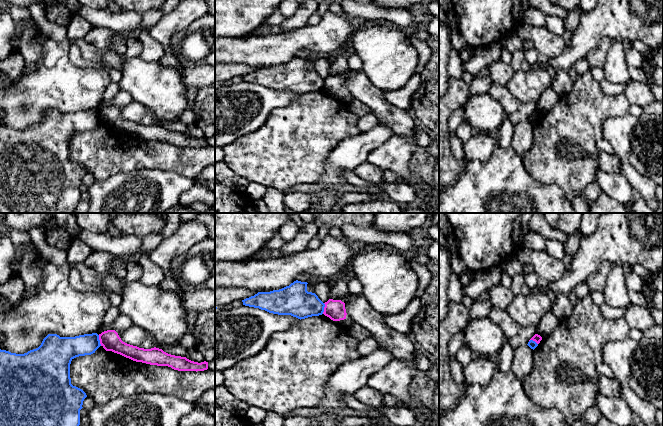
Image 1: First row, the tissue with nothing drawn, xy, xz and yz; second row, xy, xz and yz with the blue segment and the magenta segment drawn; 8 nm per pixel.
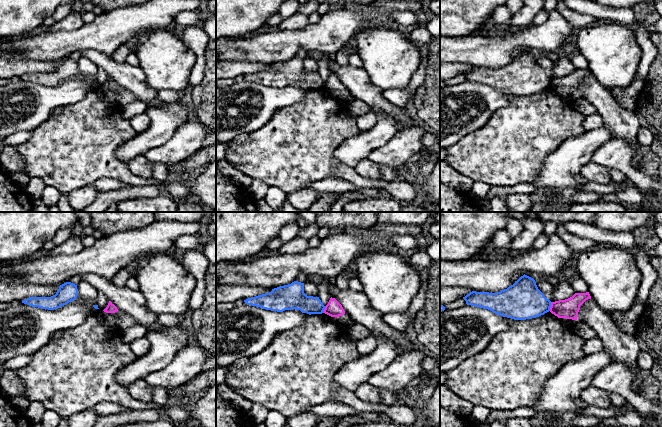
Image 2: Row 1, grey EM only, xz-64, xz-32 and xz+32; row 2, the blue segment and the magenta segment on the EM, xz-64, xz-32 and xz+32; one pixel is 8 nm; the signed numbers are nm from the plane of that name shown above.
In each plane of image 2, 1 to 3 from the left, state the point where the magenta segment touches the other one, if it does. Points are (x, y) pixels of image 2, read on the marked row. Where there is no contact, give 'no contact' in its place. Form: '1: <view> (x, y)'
1: no contact
2: xz-32 (324, 308)
3: xz+32 (550, 306)

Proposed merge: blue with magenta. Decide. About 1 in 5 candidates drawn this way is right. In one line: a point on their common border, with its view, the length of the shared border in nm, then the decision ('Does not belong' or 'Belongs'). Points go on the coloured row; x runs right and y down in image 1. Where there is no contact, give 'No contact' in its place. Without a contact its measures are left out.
Touches blue at xy (99, 340). Shared border 90 nm. Does not belong

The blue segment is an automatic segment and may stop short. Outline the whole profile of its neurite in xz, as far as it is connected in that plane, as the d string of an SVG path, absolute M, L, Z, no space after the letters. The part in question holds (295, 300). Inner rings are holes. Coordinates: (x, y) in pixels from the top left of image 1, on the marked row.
M294 281L289 286L270 292L258 292L242 300L243 305L298 319L322 315L325 304L315 293L307 291L307 282Z

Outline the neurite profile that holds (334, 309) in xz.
M329 299L324 303L324 312L323 314L329 317L333 321L340 321L346 319L346 309L345 303L341 300Z

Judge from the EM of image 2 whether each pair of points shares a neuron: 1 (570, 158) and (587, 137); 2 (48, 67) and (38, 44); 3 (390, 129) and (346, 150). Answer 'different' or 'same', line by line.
1: same
2: different
3: same

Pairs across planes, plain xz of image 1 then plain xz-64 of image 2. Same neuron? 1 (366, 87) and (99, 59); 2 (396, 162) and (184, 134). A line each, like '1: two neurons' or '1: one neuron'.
1: one neuron
2: one neuron

